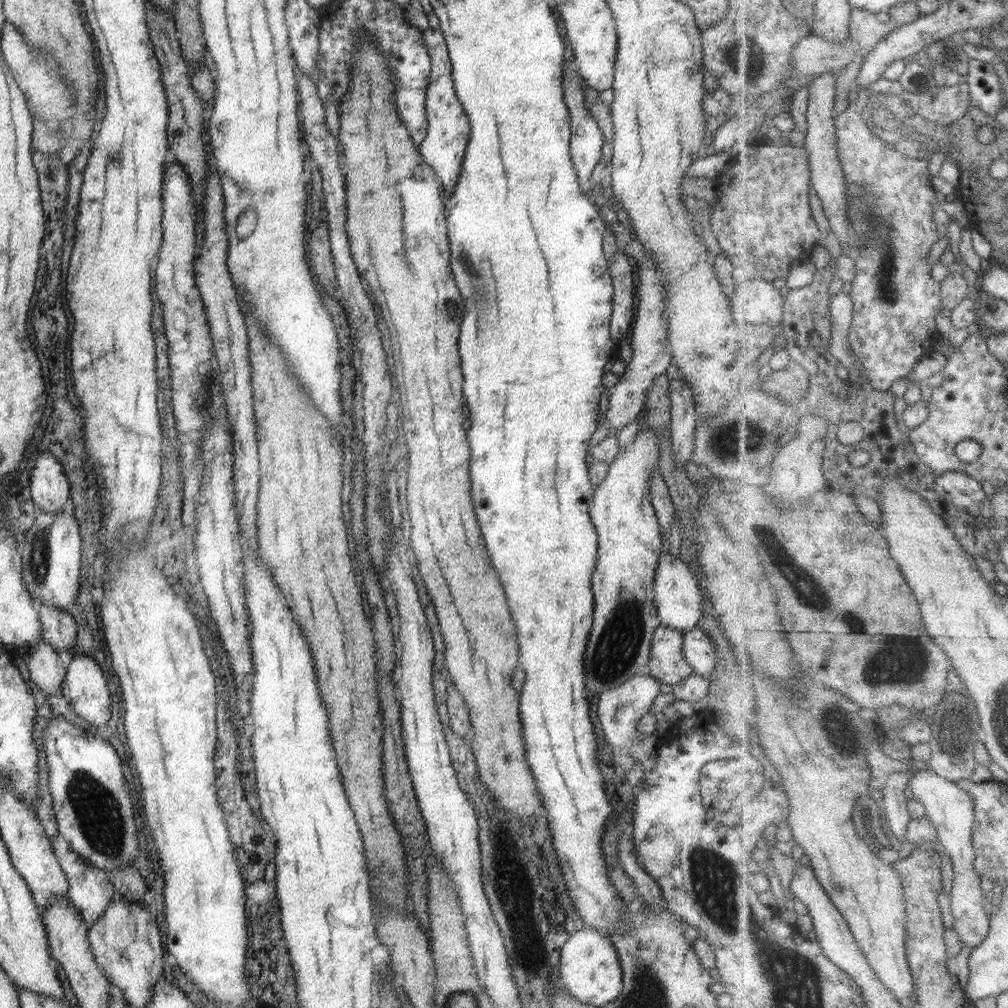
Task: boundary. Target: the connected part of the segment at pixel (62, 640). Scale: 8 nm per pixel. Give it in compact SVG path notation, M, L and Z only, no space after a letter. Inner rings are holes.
M43 602L36 605L41 626L43 640L52 646L56 653L60 651L72 652L76 643L76 622L70 612L46 606Z

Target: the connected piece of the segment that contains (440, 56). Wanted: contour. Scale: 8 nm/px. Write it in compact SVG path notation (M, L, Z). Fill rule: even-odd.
M428 27L423 30L423 41L431 58L430 80L425 100L428 130L425 139L417 147L420 151L420 156L432 168L449 197L454 192L454 188L456 188L456 182L458 182L458 176L460 176L462 170L462 160L471 128L468 115L456 96L454 81L452 80L451 62L442 31Z

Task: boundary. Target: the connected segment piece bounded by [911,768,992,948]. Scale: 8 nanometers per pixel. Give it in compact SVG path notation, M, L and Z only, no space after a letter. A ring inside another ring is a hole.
M932 768L920 769L912 777L911 789L916 799L921 800L926 806L928 814L938 827L941 841L952 853L954 860L954 887L952 908L955 918L954 929L964 939L968 947L976 948L989 938L992 932L992 916L985 909L985 898L982 890L982 878L975 869L975 846L973 845L974 825L976 818L975 802L966 791L956 782L951 782L939 776Z

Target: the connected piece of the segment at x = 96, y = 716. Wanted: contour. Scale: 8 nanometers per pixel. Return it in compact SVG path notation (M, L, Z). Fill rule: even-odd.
M74 654L64 675L72 710L92 726L106 726L110 720L112 694L106 676L96 660Z

